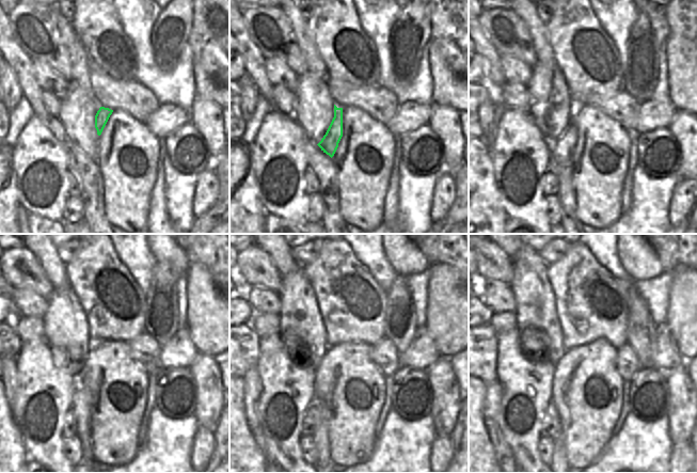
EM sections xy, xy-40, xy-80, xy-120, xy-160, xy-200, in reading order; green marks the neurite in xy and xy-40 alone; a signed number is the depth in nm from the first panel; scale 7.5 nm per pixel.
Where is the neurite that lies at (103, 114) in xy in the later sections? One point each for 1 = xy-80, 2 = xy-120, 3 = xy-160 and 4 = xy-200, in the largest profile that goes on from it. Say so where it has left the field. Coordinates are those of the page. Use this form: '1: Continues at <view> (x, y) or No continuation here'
1: Continues at xy-80 (563, 148)
2: Continues at xy-120 (81, 399)
3: Continues at xy-160 (320, 436)
4: Continues at xy-200 (559, 451)

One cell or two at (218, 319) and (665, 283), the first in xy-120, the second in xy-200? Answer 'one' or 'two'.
two

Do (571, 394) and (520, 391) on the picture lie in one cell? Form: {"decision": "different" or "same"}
{"decision": "different"}

